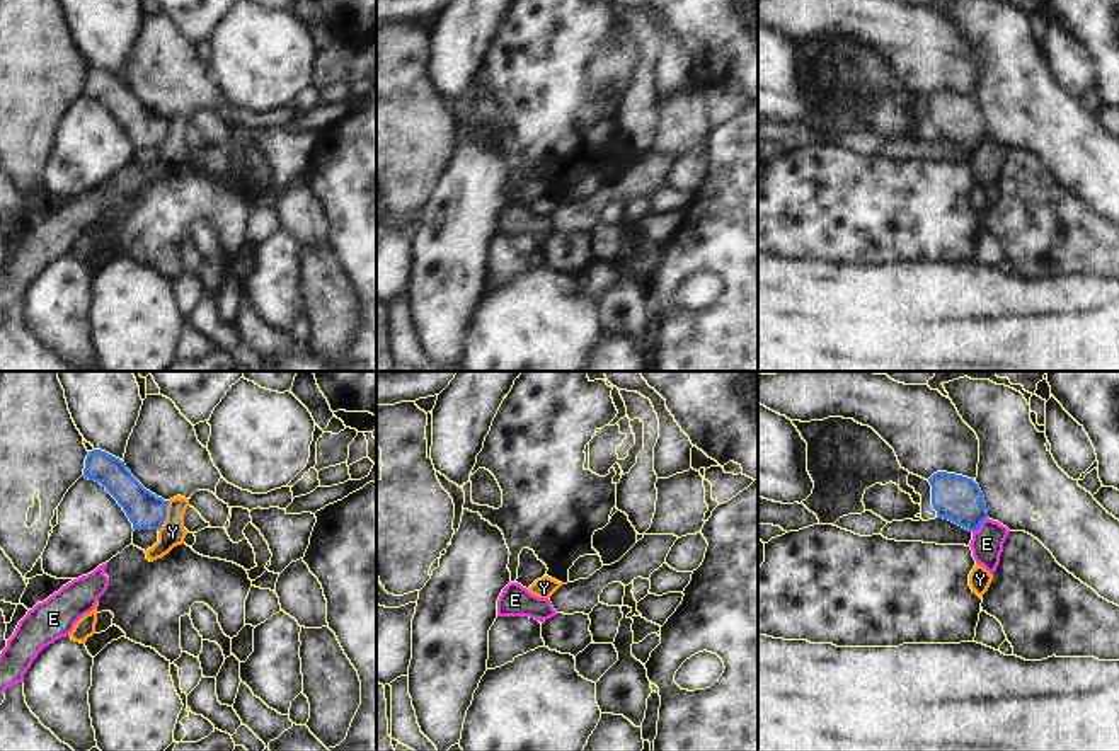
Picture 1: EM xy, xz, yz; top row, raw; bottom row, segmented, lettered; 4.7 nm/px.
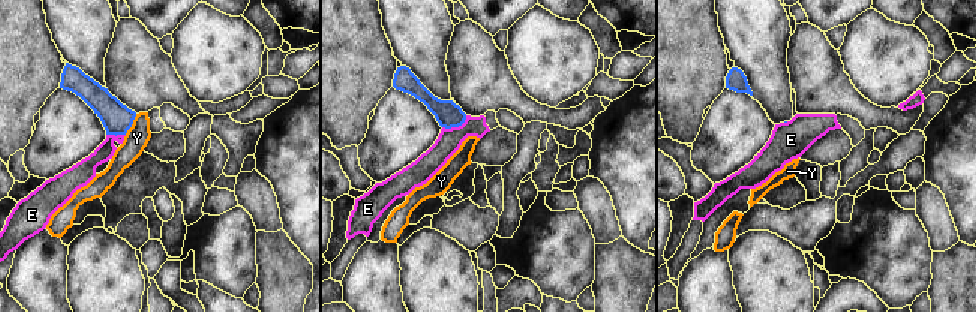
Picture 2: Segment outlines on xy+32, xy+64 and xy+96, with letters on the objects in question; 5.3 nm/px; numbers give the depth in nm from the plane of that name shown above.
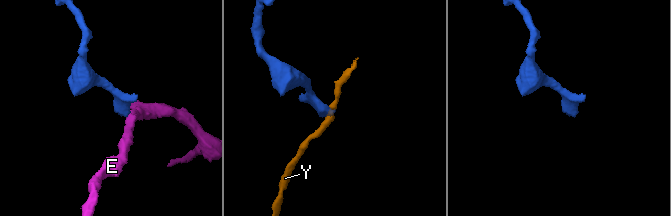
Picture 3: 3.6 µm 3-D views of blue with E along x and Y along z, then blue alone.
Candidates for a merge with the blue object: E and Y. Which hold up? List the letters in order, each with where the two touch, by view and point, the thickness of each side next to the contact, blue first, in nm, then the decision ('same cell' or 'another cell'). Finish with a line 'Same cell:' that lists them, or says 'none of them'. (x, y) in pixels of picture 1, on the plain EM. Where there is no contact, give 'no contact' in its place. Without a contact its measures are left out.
E: contact yz (980, 143); calibres 220 and 150 nm; another cell
Y: contact xy (166, 135); calibres 170 and 120 nm; another cell
Same cell: none of them

